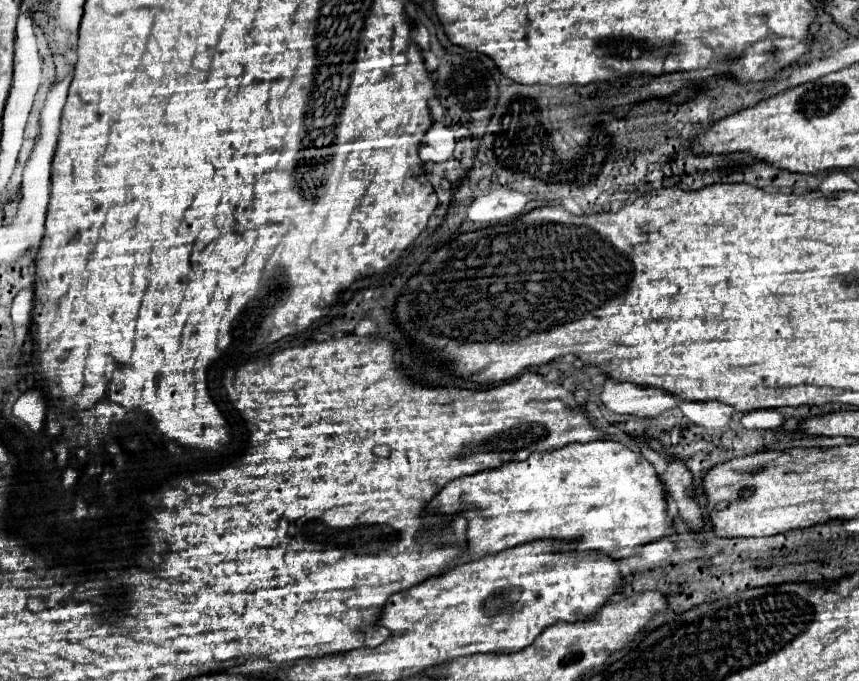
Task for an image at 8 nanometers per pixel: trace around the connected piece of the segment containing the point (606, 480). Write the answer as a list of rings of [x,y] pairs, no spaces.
[[[594,440],[586,444],[568,444],[550,452],[534,452],[524,462],[506,462],[494,470],[456,478],[440,490],[428,508],[436,514],[462,512],[468,518],[470,554],[466,558],[494,554],[538,538],[558,538],[566,542],[580,538],[580,552],[614,552],[622,548],[636,548],[674,534],[666,490],[662,488],[656,468],[640,452],[634,452],[614,440]]]

